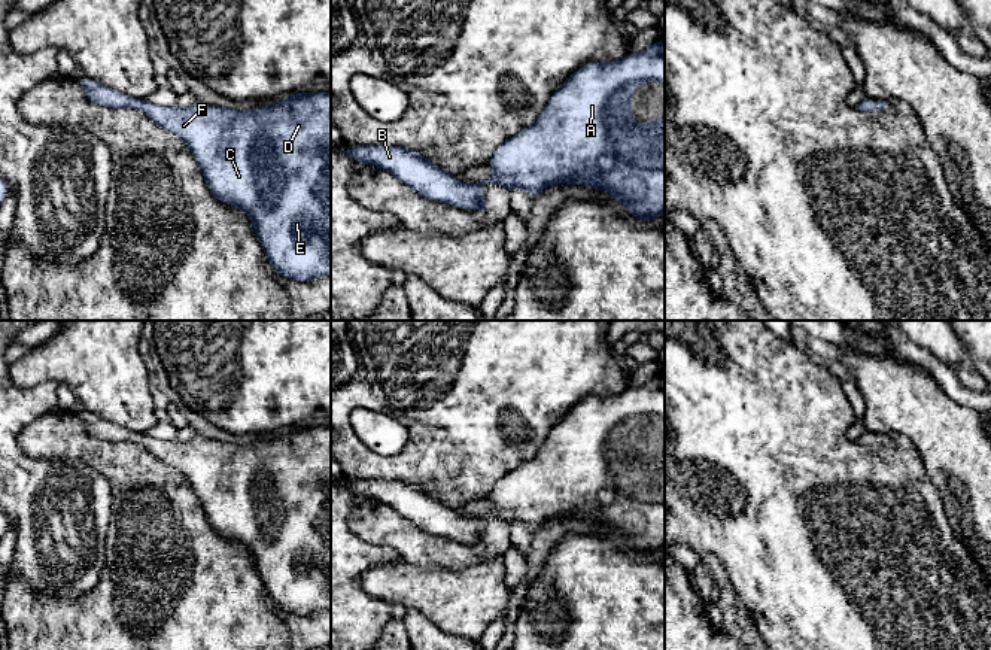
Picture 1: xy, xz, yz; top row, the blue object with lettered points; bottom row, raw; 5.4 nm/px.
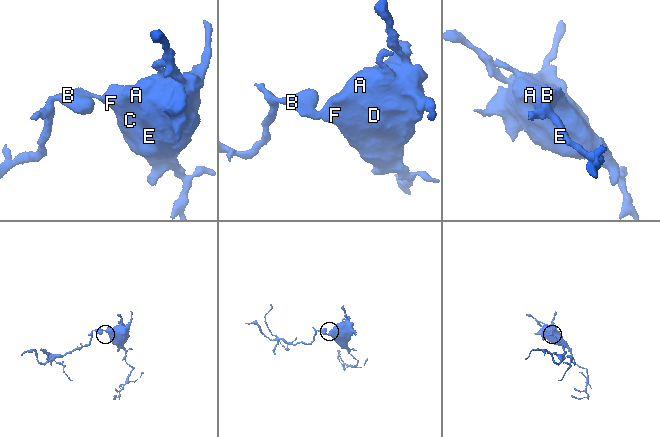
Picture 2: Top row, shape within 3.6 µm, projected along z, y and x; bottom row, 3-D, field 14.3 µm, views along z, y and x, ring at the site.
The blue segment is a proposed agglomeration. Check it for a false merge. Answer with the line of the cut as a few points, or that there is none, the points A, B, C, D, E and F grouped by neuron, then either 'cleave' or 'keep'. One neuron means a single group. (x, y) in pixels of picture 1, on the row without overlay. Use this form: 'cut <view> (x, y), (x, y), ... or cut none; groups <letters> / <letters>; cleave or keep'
cut none; groups A B C D E F; keep

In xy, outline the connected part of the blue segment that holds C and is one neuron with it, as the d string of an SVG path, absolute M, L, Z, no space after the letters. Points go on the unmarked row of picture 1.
M88 411L77 414L89 435L104 441L140 443L149 453L180 471L197 493L210 526L252 555L268 596L285 613L307 616L331 610L331 426L292 426L279 437L240 446L195 435L191 441L158 440L122 428Z

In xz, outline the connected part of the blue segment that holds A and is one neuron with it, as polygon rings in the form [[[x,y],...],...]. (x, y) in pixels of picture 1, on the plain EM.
[[[665,373],[639,388],[627,388],[615,395],[592,395],[584,398],[556,423],[532,461],[507,473],[496,482],[492,493],[487,496],[492,502],[492,508],[469,520],[457,516],[453,508],[432,498],[414,483],[387,479],[352,479],[347,485],[335,486],[346,488],[353,492],[355,496],[381,501],[408,519],[416,528],[457,543],[475,541],[478,547],[487,547],[489,540],[481,528],[484,517],[499,517],[510,526],[519,520],[526,525],[531,534],[545,520],[571,517],[610,525],[612,528],[611,535],[626,537],[635,553],[653,558],[654,553],[665,546],[665,453],[653,452],[650,458],[633,458],[632,428],[636,419],[645,419],[654,414],[665,417]]]

